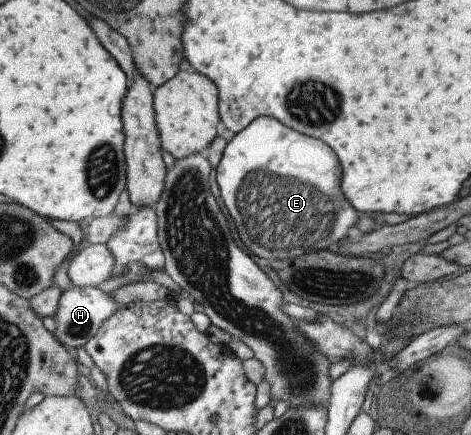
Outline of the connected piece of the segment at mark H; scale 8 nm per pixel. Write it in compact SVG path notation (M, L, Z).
M71 285L59 298L56 315L53 317L56 322L53 335L62 346L84 347L90 339L96 336L101 324L111 317L119 306L109 293L97 288L97 286Z

